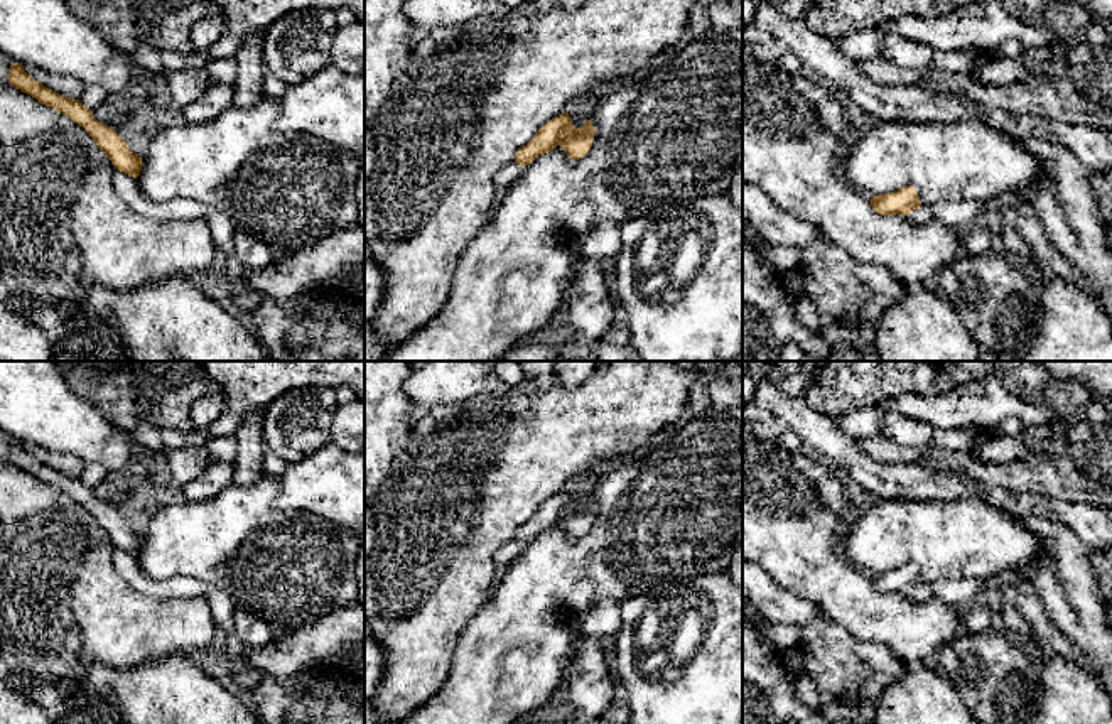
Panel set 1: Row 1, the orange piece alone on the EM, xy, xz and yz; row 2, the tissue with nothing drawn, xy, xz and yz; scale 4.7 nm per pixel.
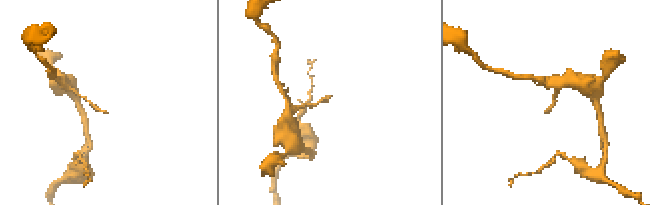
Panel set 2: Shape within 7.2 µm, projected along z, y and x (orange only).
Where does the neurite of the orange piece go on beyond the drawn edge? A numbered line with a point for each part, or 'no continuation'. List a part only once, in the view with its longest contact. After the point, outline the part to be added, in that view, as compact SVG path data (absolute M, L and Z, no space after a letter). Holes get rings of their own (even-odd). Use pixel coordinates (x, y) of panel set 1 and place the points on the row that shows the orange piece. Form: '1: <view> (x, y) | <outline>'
1: yz (923, 213) | M920 206L904 218L913 224L926 224L928 221L931 221L931 209L930 206Z

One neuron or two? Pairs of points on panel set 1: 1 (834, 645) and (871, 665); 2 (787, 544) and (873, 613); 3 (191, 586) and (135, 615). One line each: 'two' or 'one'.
1: one
2: one
3: two

